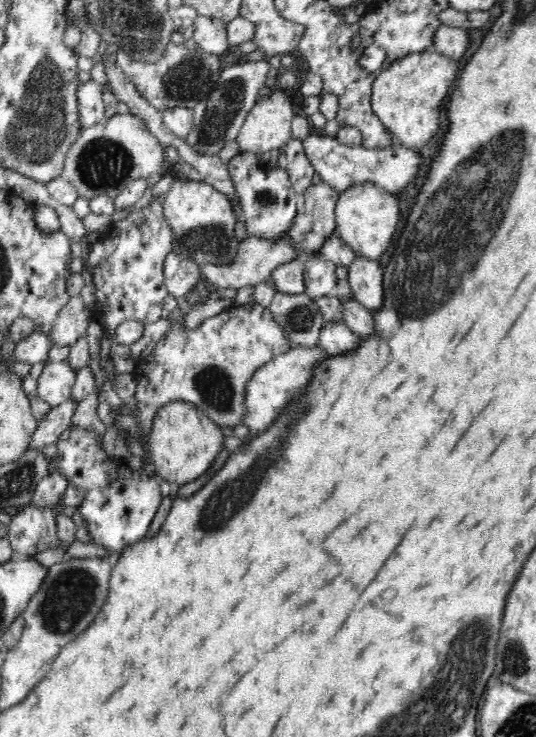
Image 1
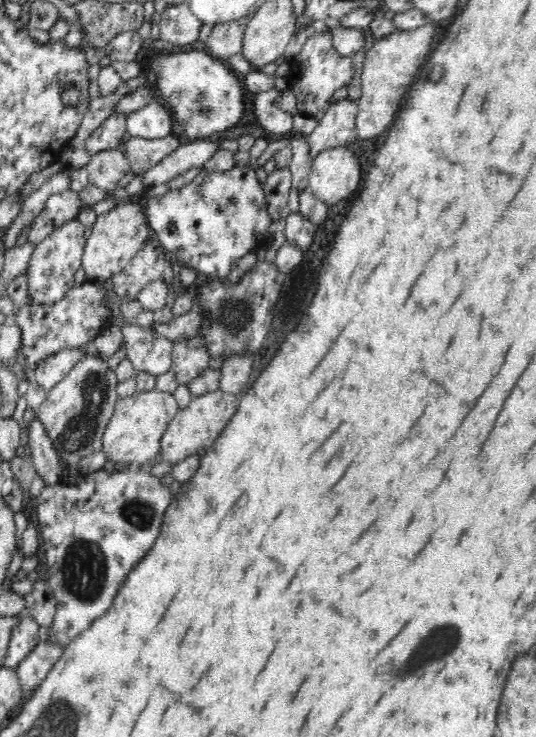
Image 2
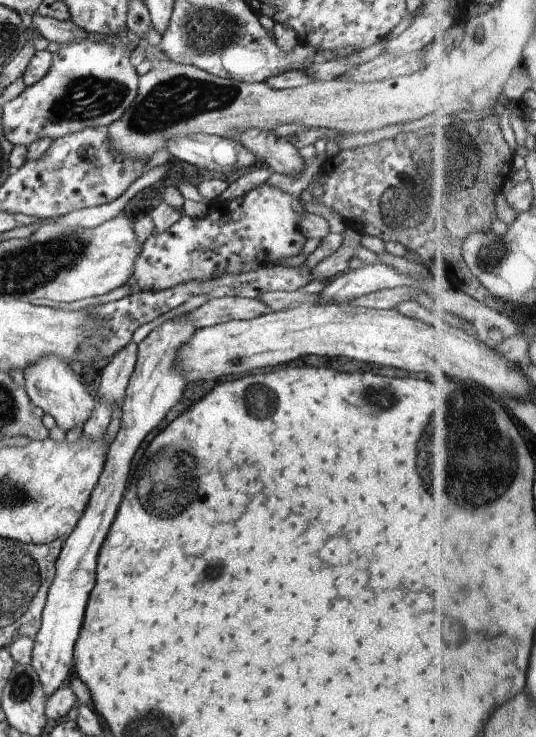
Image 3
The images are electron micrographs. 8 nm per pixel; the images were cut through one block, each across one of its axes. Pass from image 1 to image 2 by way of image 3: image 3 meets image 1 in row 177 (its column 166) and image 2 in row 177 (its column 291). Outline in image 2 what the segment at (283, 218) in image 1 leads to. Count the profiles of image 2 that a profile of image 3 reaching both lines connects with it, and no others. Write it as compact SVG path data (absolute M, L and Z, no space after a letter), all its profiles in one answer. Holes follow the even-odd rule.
M234 165L224 172L202 169L186 186L170 189L164 195L142 199L142 203L153 232L153 241L167 253L168 258L204 272L209 279L225 279L234 263L262 246L273 223L262 183L258 181L253 165Z

